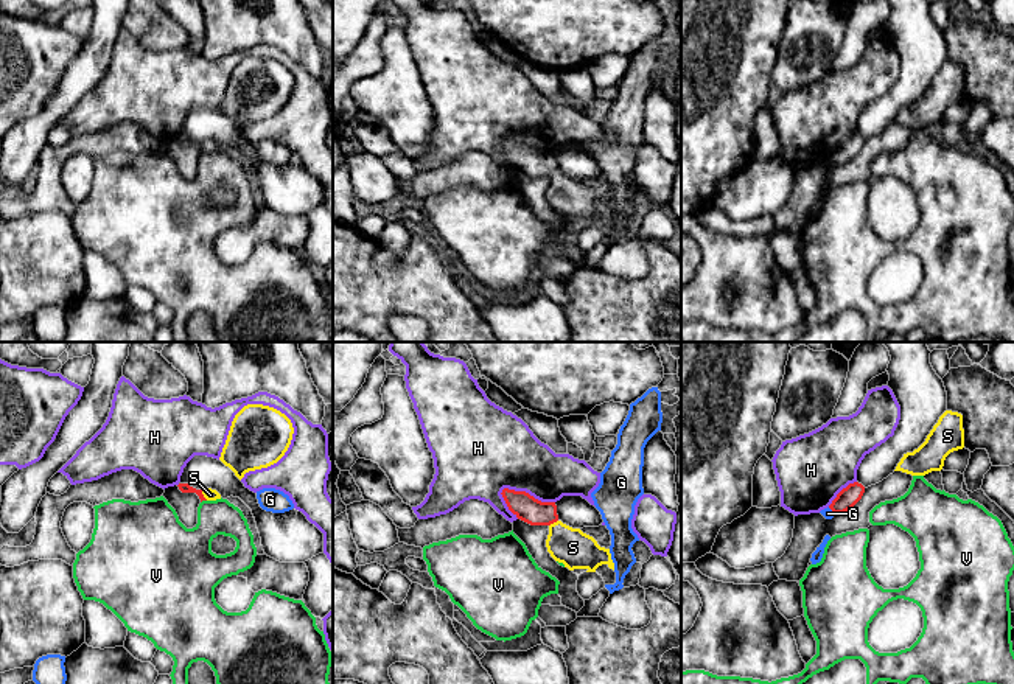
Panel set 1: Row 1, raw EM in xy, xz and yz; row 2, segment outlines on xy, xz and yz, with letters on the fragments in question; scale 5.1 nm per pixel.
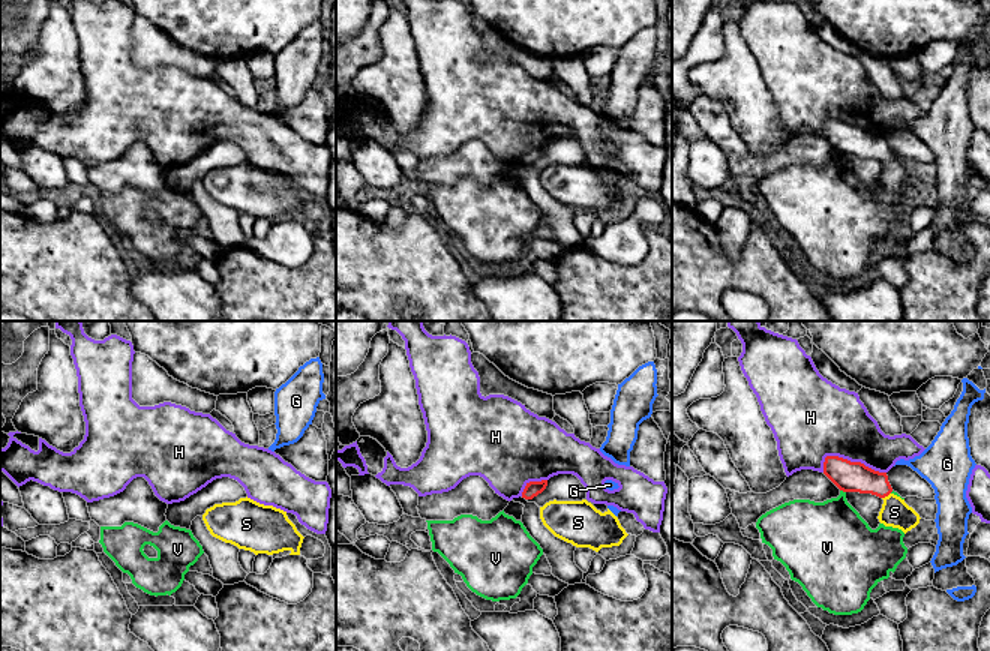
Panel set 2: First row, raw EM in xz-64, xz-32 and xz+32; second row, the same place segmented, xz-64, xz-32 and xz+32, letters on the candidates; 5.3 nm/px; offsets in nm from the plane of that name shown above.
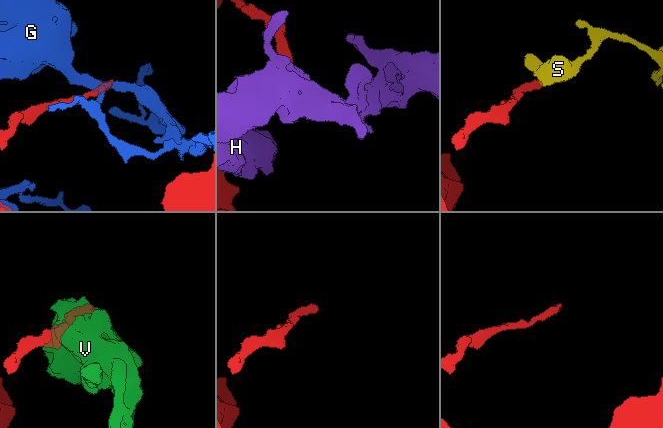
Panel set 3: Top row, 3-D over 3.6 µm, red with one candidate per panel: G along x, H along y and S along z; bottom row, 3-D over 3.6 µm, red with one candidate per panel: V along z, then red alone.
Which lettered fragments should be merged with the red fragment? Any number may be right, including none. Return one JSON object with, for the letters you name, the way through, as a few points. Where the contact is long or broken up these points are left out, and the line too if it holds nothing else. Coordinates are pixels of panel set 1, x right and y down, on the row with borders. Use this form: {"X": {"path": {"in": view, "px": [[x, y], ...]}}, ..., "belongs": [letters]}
{"S": {"path": {"in": "xy", "px": [[184, 487], [202, 495], [210, 495]]}}, "belongs": ["S"]}

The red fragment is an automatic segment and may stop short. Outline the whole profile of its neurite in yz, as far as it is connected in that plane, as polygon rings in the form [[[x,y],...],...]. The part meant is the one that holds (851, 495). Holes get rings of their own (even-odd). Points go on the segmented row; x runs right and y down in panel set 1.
[[[858,482],[849,483],[837,494],[829,508],[834,513],[844,513],[851,510],[862,499],[863,493],[865,487],[862,483]]]

